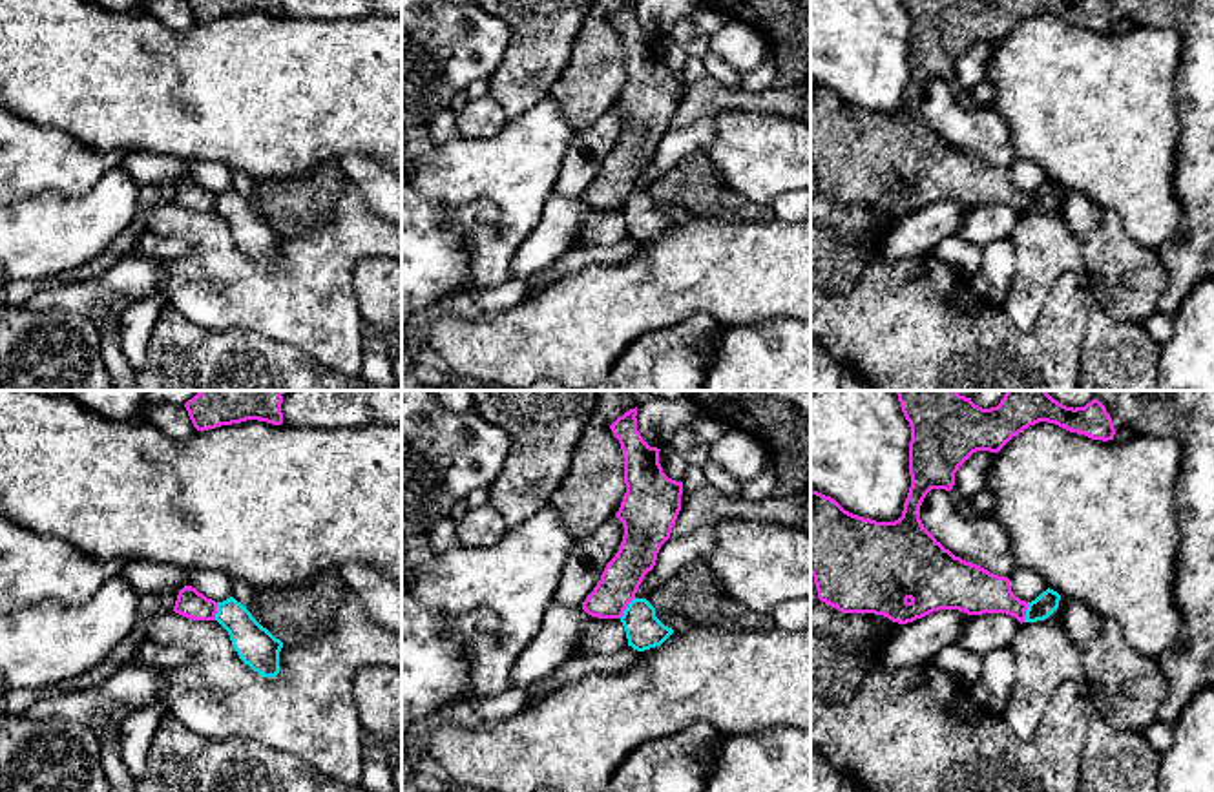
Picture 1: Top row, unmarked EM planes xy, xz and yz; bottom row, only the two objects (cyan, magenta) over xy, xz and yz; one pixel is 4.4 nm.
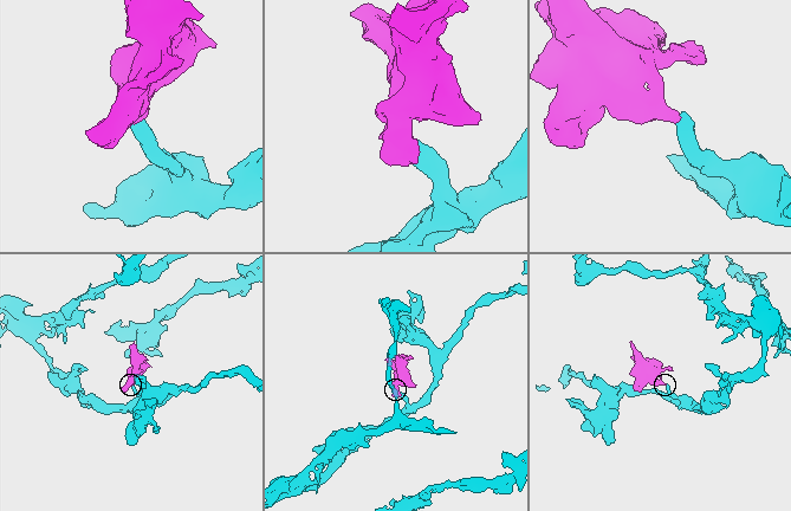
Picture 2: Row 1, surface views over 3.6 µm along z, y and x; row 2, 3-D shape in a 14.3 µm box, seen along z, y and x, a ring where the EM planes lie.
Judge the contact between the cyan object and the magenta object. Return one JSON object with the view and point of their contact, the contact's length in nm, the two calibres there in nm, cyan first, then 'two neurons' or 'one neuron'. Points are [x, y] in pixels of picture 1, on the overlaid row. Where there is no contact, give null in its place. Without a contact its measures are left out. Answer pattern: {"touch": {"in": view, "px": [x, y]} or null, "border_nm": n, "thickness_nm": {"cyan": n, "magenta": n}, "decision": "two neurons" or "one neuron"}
{"touch": {"in": "xz", "px": [627, 608]}, "border_nm": 120, "thickness_nm": {"cyan": 160, "magenta": 170}, "decision": "two neurons"}

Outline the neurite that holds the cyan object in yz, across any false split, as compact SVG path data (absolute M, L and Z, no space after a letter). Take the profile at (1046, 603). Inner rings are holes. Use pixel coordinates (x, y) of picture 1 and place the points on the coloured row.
M1053 589L1042 591L1035 600L1028 602L1024 622L1048 619L1059 608L1061 595Z

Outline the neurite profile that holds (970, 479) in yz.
M977 451L955 473L955 485L949 491L957 505L968 507L969 502L986 487L986 471L997 453Z

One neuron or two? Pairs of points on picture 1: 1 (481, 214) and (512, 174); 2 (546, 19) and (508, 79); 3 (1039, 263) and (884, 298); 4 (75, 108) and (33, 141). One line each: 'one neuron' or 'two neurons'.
1: two neurons
2: one neuron
3: two neurons
4: two neurons

